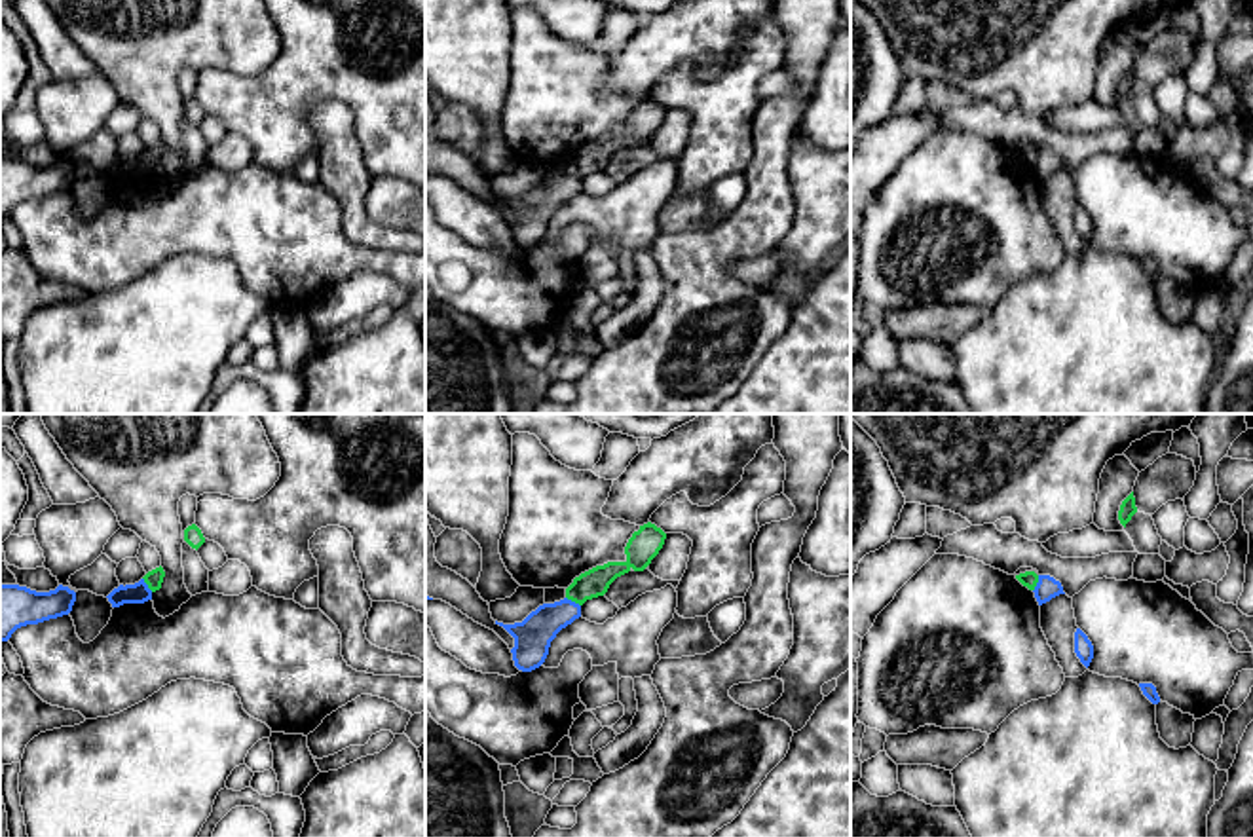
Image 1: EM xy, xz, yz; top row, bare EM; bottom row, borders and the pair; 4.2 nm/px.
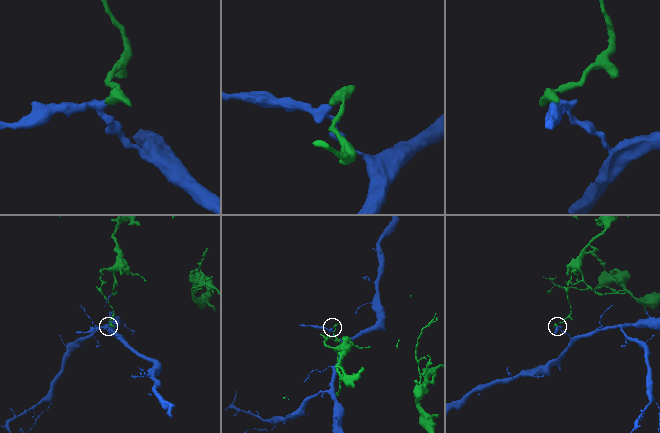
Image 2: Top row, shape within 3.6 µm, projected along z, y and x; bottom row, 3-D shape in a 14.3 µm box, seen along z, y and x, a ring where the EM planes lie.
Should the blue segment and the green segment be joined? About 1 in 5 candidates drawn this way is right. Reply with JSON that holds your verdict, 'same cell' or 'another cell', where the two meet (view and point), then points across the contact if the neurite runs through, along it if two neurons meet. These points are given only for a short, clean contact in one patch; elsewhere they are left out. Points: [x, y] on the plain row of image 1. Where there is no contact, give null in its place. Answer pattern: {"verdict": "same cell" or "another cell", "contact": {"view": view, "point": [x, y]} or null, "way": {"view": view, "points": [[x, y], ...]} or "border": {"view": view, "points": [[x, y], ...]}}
{"verdict": "another cell", "contact": {"view": "yz", "point": [1037, 158]}, "border": {"view": "yz", "points": [[1039, 150], [1033, 166]]}}

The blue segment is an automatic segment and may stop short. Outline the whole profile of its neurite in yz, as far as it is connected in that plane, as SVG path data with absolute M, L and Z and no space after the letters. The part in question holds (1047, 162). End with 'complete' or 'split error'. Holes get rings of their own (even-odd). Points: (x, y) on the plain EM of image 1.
M1038 150L1038 158L1033 167L1035 167L1038 180L1050 177L1052 173L1059 169L1065 169L1061 158L1050 150Z; complete

